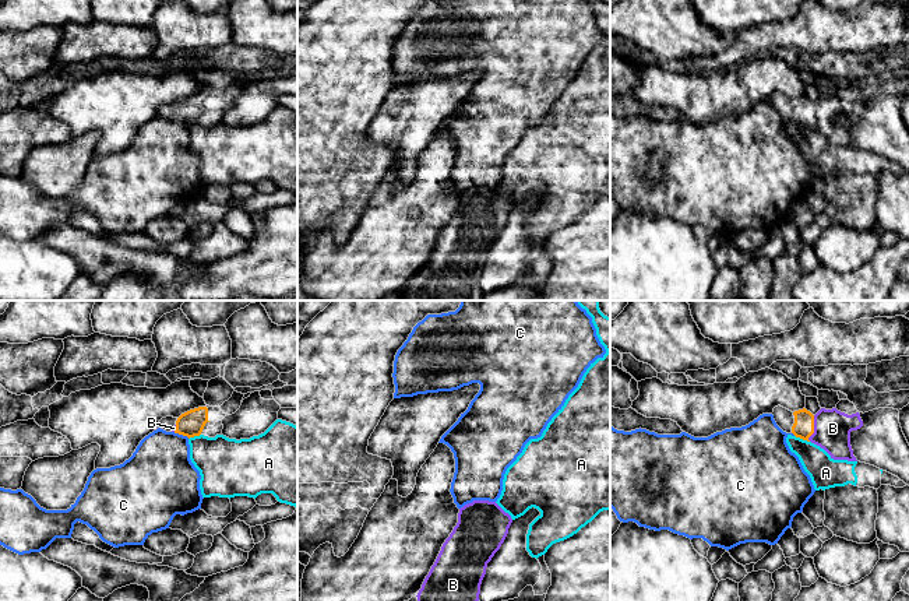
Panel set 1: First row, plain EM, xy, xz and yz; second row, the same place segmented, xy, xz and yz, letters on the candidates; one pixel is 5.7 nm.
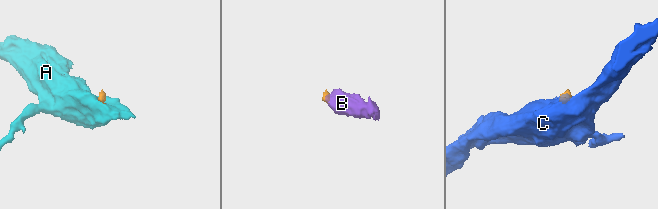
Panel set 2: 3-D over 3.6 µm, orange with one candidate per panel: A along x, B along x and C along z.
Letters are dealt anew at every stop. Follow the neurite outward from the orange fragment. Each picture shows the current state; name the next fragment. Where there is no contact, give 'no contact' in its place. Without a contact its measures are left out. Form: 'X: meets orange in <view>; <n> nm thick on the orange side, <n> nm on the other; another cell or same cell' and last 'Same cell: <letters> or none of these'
A: meets orange in yz; 120 nm thick on the orange side, 180 nm on the other; another cell
B: meets orange in yz; 120 nm thick on the orange side, 220 nm on the other; same cell
C: meets orange in xy; 150 nm thick on the orange side, 360 nm on the other; another cell
Same cell: B

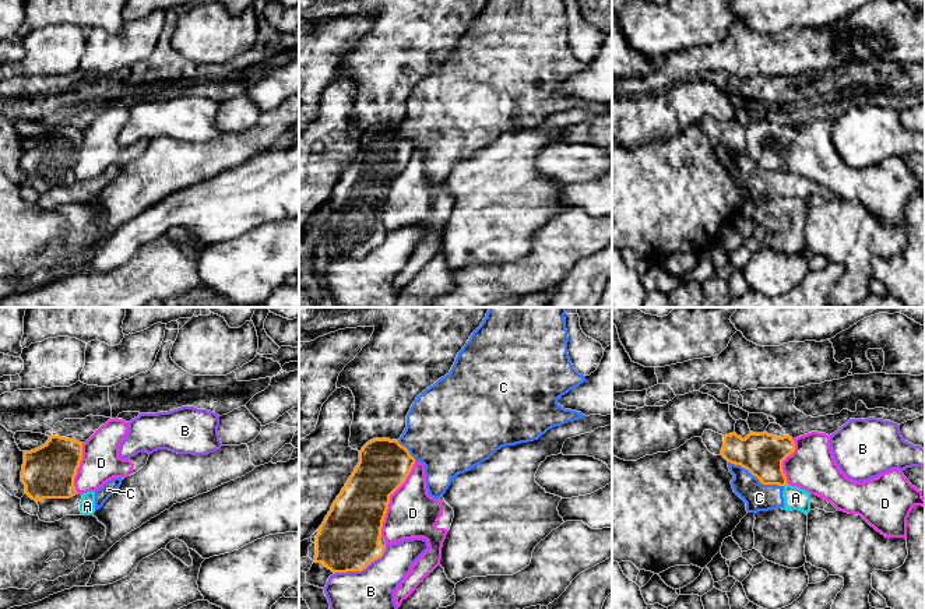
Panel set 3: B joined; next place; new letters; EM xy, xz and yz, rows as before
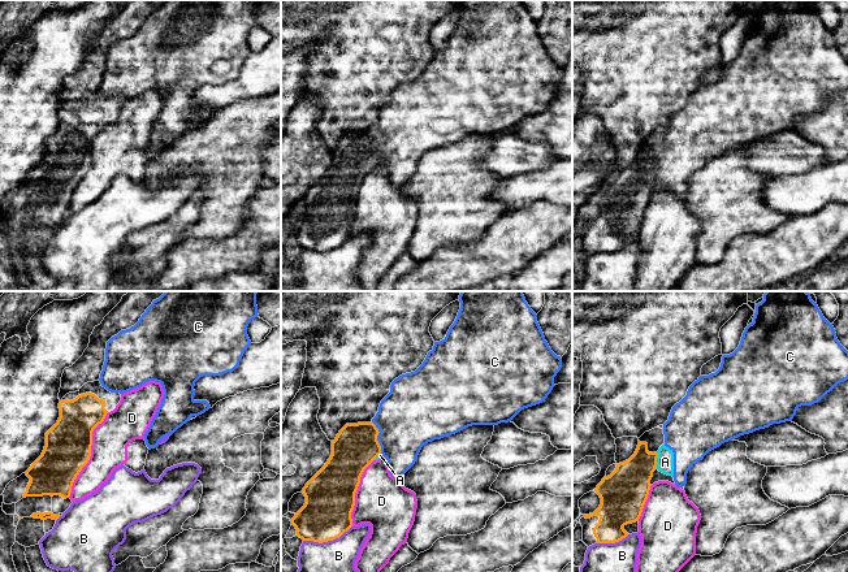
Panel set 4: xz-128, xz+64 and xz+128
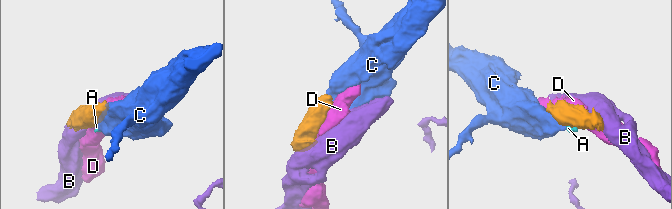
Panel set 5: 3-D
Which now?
A: meets orange in yz; 240 nm thick on the orange side, 130 nm on the other; another cell
B: meets orange in xz; 360 nm thick on the orange side, 360 nm on the other; another cell
C: meets orange in yz; 240 nm thick on the orange side, 160 nm on the other; another cell
D: meets orange in xz; 320 nm thick on the orange side, 280 nm on the other; another cell
Same cell: none of these

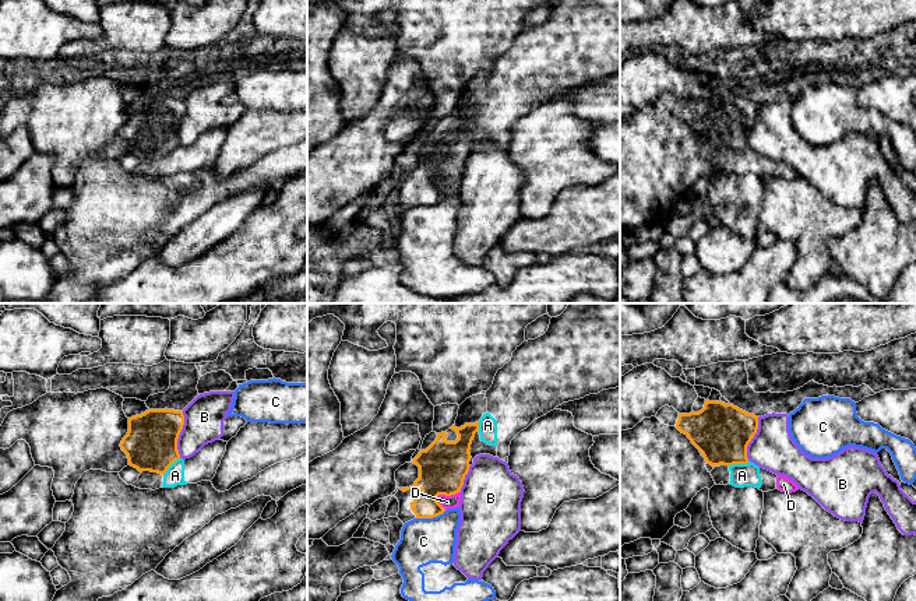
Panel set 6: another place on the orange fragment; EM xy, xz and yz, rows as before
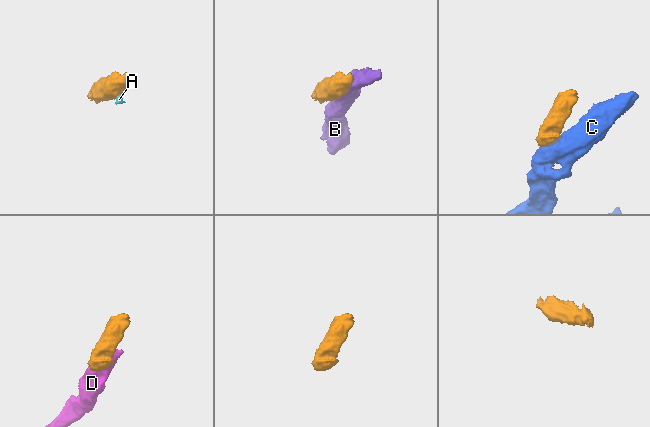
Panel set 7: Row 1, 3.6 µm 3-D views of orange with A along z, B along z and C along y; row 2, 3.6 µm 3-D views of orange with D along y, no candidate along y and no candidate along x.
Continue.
A: meets orange in yz; 320 nm thick on the orange side, 130 nm on the other; another cell
B: meets orange in xy; 300 nm thick on the orange side, 220 nm on the other; another cell
C: meets orange in xz; 220 nm thick on the orange side, 260 nm on the other; another cell
D: meets orange in xz; 280 nm thick on the orange side, 80 nm on the other; another cell
Same cell: none of these

